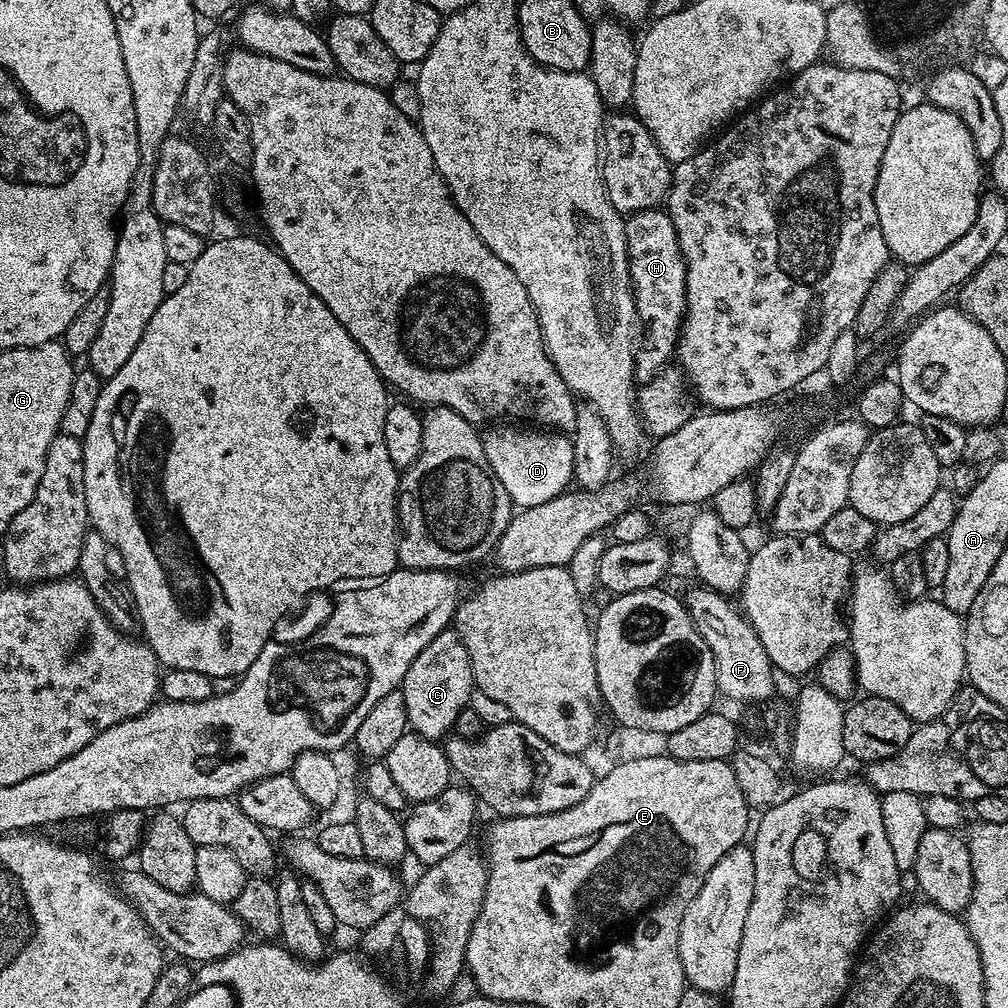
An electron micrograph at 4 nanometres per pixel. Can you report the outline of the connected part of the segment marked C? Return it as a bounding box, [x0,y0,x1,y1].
[402,630,474,742]

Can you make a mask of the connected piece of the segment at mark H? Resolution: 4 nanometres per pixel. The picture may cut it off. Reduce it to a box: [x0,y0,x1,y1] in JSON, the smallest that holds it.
[624,208,688,382]

